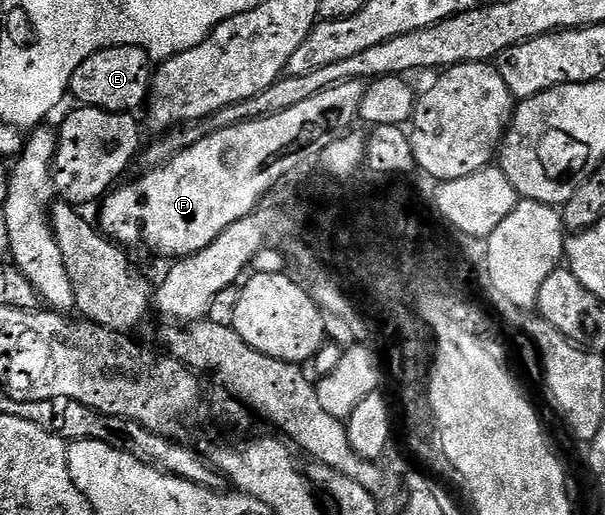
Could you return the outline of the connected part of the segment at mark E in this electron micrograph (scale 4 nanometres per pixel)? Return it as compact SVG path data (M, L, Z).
M108 47L96 51L75 73L69 82L68 94L73 95L83 107L98 107L104 111L132 112L146 102L151 82L151 60L143 49L138 47Z

